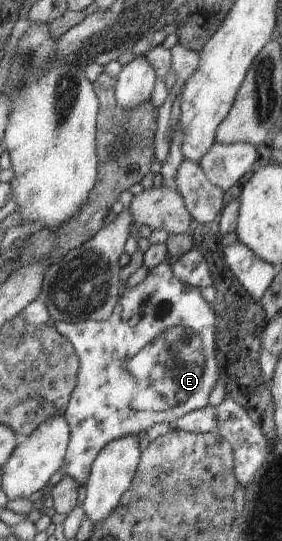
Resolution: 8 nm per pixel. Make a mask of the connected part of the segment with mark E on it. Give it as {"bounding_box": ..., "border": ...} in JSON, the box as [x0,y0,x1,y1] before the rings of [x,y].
{"bounding_box":[55,262,220,488],"border":[[[162,262],[159,266],[150,269],[144,281],[140,282],[136,287],[122,287],[119,300],[109,320],[99,322],[87,321],[82,323],[55,322],[55,330],[70,342],[79,359],[77,384],[72,392],[71,400],[68,402],[68,407],[64,415],[70,430],[70,439],[64,463],[61,467],[62,472],[78,484],[78,488],[84,486],[88,481],[94,460],[96,460],[102,448],[110,442],[129,435],[137,437],[141,432],[148,431],[156,424],[162,424],[163,422],[172,426],[177,419],[209,406],[210,394],[212,394],[214,387],[220,381],[220,364],[218,358],[216,358],[217,315],[217,308],[204,300],[200,289],[183,284],[173,274],[170,262]]]}

